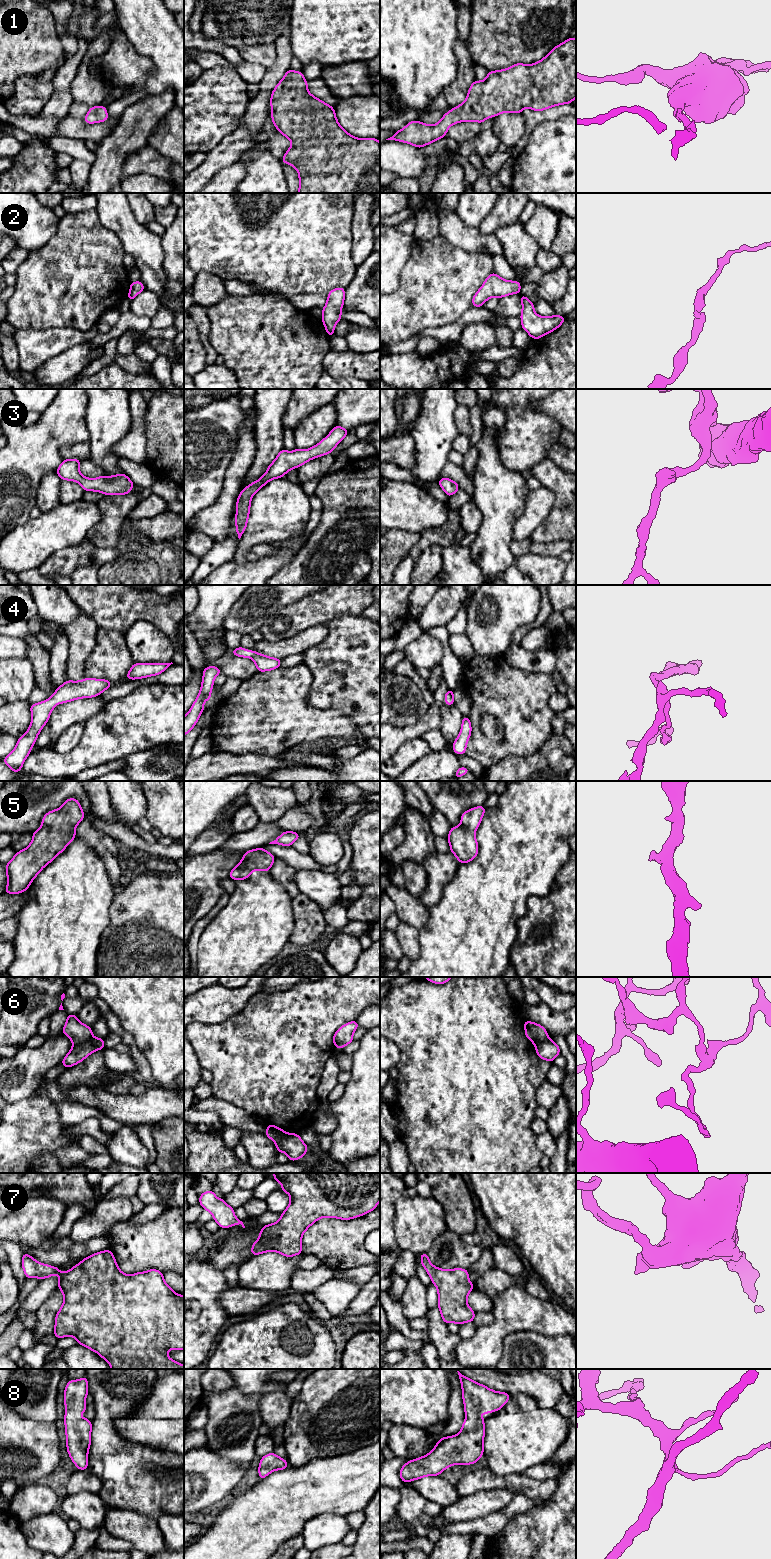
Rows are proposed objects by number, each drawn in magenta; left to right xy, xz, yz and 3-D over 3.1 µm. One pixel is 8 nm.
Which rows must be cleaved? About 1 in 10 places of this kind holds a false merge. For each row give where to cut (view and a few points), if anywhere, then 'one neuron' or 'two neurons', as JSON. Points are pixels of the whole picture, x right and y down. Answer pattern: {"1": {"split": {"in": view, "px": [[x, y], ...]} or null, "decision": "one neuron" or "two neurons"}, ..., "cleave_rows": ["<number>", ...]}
{"1": {"split": null, "decision": "one neuron"}, "2": {"split": null, "decision": "one neuron"}, "3": {"split": null, "decision": "one neuron"}, "4": {"split": null, "decision": "one neuron"}, "5": {"split": null, "decision": "one neuron"}, "6": {"split": null, "decision": "one neuron"}, "7": {"split": null, "decision": "one neuron"}, "8": {"split": null, "decision": "one neuron"}, "cleave_rows": []}

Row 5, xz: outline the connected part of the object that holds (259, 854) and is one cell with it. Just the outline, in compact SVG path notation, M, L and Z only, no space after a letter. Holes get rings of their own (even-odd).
M262 847L244 852L242 860L231 870L229 877L237 881L249 878L254 870L270 871L275 859Z

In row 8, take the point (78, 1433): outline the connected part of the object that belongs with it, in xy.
M87 1376L69 1380L64 1391L66 1446L71 1460L79 1470L88 1468L91 1444L92 1422L77 1415L86 1412L85 1399L88 1392Z

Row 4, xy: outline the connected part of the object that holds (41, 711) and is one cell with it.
M106 679L66 680L49 699L30 705L32 715L30 727L22 737L17 739L16 747L3 759L3 762L15 773L18 773L31 753L38 734L48 722L50 714L57 704L98 696L111 686L112 683Z

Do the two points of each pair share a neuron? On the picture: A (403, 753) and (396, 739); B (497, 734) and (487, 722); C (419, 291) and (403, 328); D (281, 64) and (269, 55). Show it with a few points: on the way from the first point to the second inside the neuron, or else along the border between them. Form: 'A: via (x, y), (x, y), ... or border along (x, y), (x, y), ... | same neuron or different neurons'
A: border along (418, 735), (404, 741), (390, 758) | different neurons
B: via (494, 731), (489, 725) | same neuron
C: via (419, 300), (403, 316), (403, 319) | same neuron
D: border along (273, 43), (276, 61), (267, 68) | different neurons

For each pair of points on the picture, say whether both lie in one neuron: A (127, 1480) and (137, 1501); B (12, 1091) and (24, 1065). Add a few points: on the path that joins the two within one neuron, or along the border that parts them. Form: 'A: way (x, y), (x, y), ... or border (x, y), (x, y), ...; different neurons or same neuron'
A: way (132, 1485), (137, 1490), (137, 1496); same neuron
B: way (12, 1085), (24, 1071); same neuron

